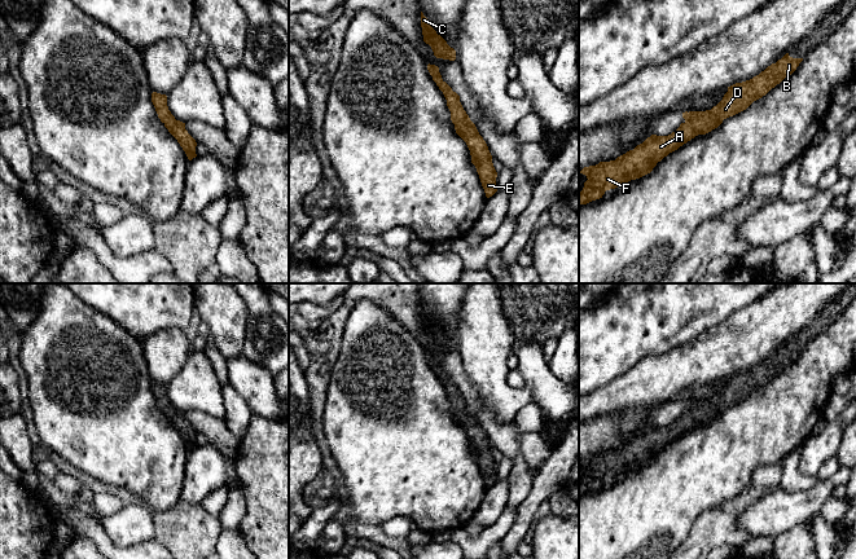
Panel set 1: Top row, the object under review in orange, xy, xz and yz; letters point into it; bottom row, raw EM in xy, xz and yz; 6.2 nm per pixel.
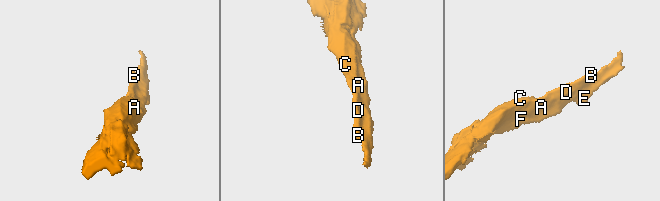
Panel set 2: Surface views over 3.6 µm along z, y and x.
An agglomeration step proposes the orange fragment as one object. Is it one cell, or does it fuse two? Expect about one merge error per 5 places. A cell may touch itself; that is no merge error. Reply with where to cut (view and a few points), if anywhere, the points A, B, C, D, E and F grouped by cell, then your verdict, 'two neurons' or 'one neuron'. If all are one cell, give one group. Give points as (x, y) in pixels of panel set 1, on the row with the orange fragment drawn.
cut none; groups A B C D E F; one neuron

